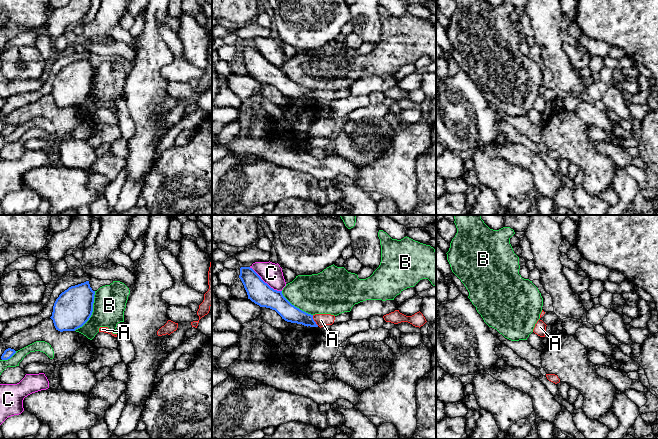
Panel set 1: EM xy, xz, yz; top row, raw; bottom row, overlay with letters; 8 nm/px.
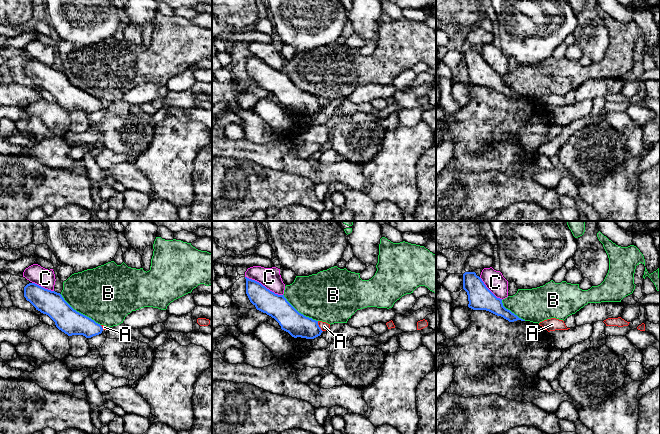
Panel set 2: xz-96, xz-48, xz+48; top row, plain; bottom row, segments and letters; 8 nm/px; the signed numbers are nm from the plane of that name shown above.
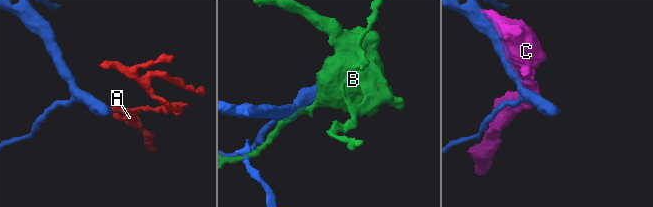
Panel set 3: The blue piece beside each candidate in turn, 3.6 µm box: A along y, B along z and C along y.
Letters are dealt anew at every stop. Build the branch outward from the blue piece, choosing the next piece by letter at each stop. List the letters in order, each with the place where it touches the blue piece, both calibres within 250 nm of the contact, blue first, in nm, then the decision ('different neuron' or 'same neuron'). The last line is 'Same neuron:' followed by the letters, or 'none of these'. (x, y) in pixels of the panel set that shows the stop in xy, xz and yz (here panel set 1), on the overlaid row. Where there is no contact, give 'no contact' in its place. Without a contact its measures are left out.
A: xz (313, 320) | 140/100 nm | different neuron
B: xy (92, 311) | 300/260 nm | different neuron
C: xz (264, 282) | 190/170 nm | different neuron
Same neuron: none of these

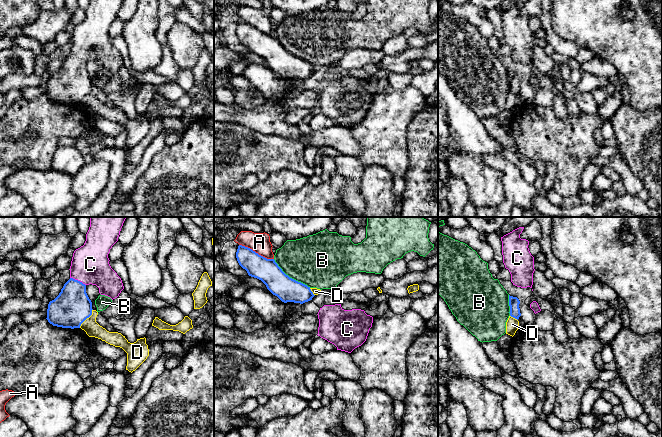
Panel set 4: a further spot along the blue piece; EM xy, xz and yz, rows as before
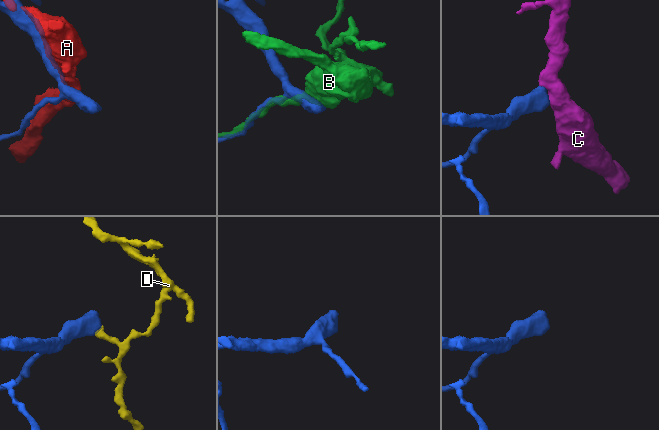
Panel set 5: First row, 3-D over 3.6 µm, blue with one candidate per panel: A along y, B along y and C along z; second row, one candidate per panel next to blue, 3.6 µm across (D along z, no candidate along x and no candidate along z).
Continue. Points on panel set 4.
A: xz (255, 252) | 190/160 nm | different neuron
B: xz (291, 278) | 190/420 nm | different neuron
C: xy (77, 280) | 300/300 nm | same neuron
D: xy (87, 317) | 300/120 nm | different neuron
Same neuron: C

